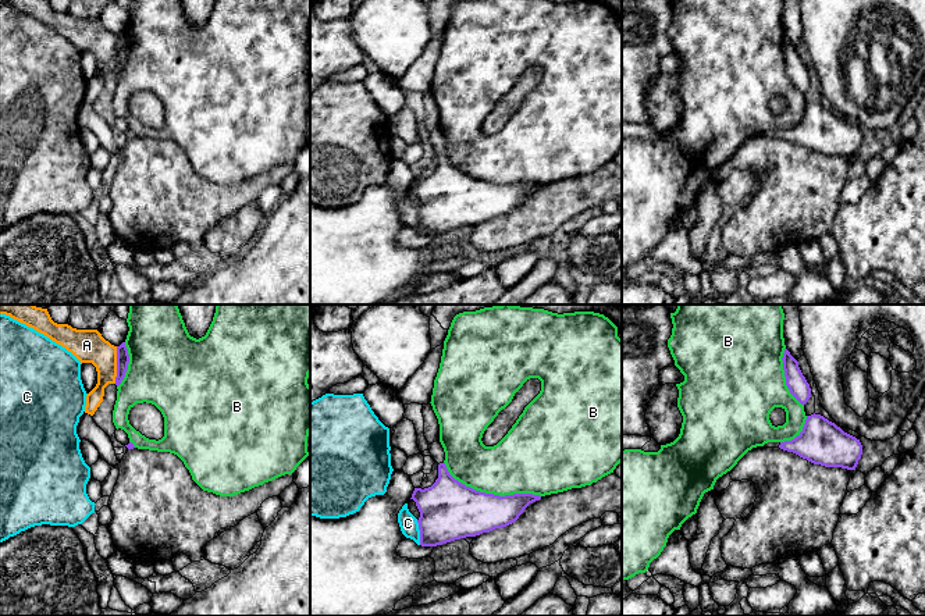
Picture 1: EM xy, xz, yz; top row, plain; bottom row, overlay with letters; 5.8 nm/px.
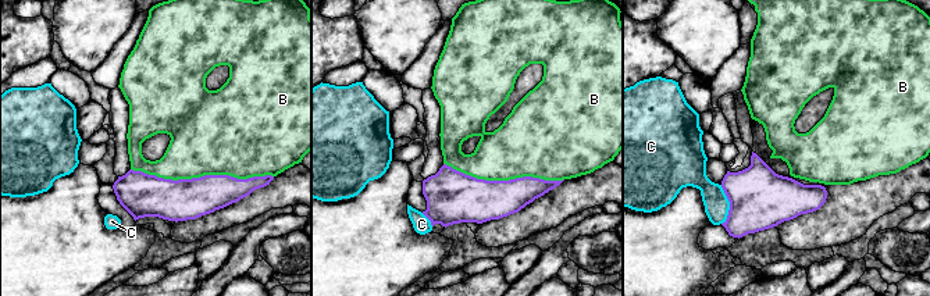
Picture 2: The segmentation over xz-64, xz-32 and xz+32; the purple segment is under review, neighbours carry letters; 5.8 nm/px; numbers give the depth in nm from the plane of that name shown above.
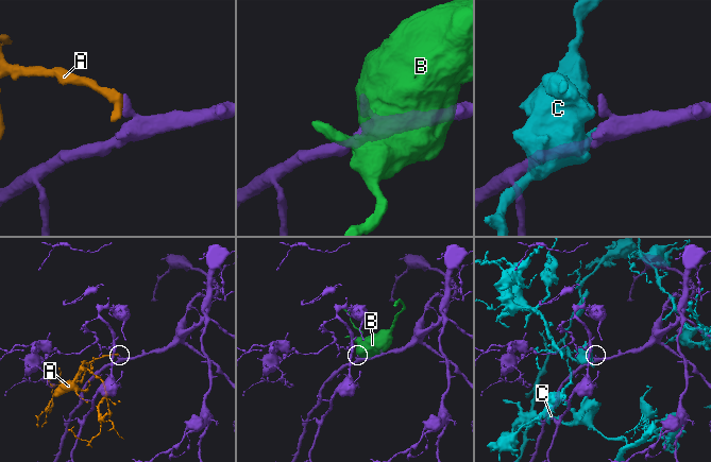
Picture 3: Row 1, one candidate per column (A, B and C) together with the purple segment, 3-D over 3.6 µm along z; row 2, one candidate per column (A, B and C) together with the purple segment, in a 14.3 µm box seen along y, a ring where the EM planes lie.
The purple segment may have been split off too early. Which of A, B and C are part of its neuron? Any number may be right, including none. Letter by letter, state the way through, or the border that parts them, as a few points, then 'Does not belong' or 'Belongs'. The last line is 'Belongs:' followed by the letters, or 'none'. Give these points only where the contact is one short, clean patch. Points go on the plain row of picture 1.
A: Boundary: xy (117, 35), (117, 64), (114, 71). Does not belong
B: Does not belong
C: Does not belong
Belongs: none

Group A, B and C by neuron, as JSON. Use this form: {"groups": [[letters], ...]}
{"groups": [["A"], ["B"], ["C"]]}

